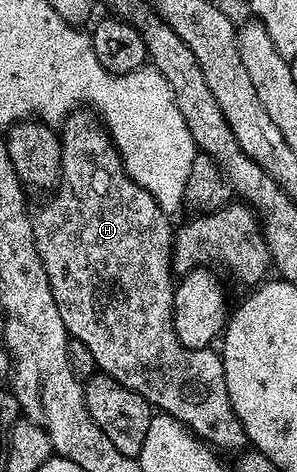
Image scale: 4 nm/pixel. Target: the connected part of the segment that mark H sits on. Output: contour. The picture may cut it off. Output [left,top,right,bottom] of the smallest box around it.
[33,109,247,452]

